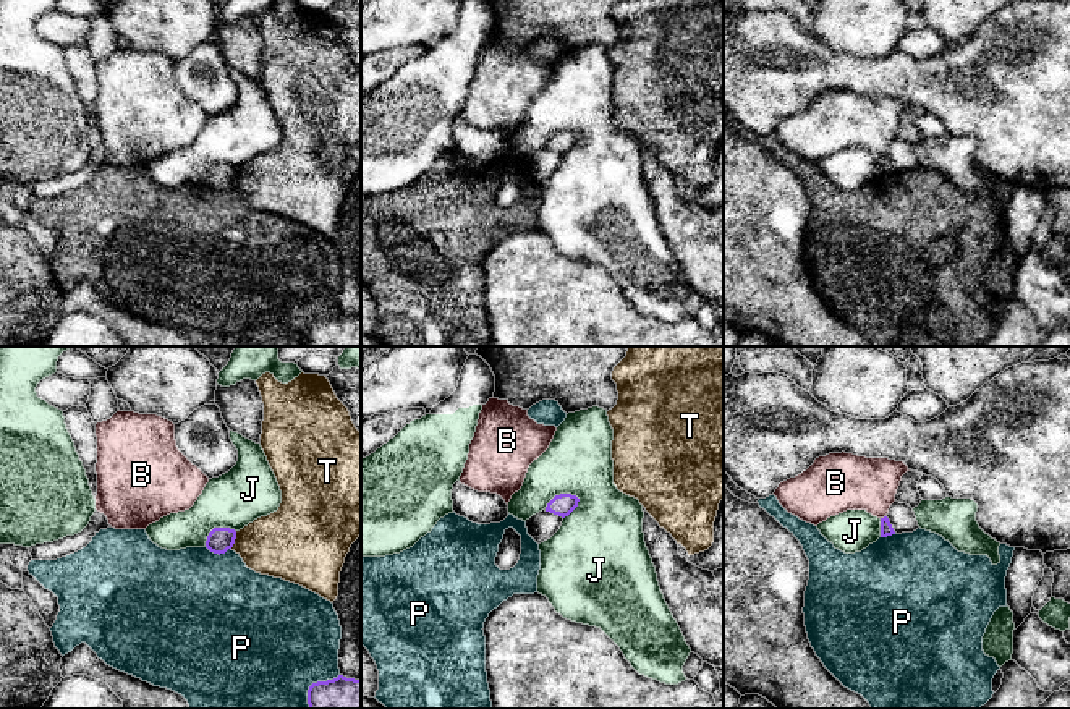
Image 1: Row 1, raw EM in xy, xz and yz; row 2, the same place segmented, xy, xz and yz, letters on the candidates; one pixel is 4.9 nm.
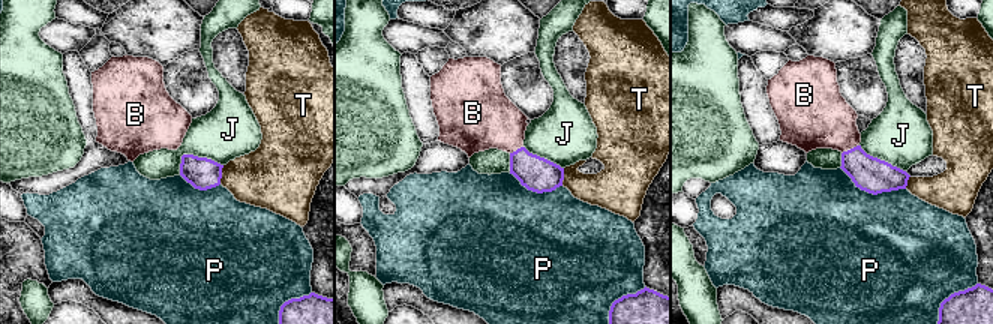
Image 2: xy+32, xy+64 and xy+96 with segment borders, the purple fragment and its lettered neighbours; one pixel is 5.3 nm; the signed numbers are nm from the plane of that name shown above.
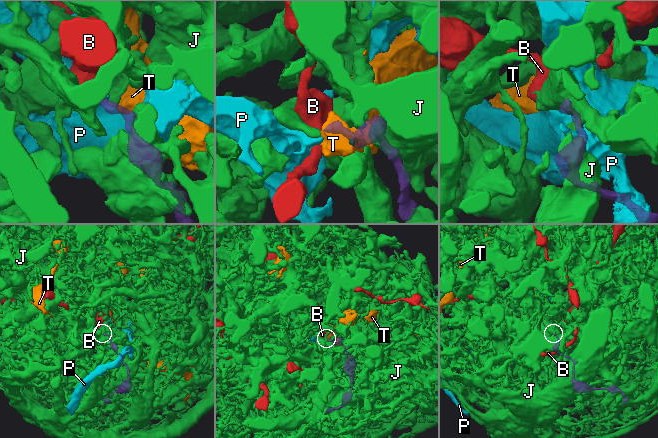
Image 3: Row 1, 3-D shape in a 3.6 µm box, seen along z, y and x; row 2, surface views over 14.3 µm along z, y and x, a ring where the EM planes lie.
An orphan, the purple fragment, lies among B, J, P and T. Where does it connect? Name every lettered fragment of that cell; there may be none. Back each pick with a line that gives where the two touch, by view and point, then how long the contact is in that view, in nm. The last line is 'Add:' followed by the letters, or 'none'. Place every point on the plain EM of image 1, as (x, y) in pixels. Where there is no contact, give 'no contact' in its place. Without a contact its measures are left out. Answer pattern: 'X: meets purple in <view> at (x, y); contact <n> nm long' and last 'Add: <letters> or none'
B: meets purple in yz at (884, 154); contact 40 nm long
Add: B

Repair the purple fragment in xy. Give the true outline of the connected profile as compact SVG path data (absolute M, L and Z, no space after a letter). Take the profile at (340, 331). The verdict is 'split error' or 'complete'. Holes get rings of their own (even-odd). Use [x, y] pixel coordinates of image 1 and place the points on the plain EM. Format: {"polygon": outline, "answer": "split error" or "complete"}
{"polygon": "M338 312L312 321L308 327L309 346L361 346L361 317Z", "answer": "complete"}

